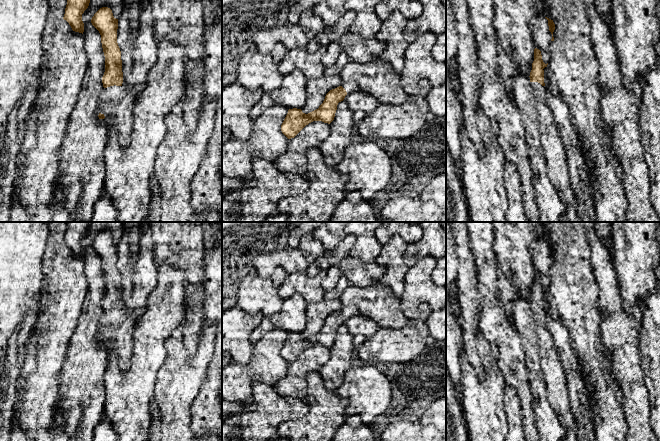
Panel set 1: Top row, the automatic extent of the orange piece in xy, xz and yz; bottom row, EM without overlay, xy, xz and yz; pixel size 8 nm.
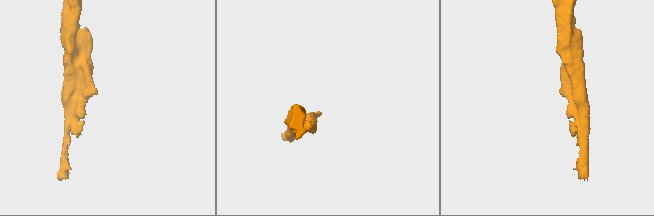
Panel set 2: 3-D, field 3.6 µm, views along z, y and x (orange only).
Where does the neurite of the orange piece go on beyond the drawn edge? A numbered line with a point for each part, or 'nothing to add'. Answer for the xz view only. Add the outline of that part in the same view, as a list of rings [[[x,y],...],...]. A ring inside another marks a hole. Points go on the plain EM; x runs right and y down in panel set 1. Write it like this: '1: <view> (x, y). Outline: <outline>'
1: xz (350, 311). Outline: [[[343,306],[341,309],[347,316],[347,319],[359,314],[359,310],[354,306]]]

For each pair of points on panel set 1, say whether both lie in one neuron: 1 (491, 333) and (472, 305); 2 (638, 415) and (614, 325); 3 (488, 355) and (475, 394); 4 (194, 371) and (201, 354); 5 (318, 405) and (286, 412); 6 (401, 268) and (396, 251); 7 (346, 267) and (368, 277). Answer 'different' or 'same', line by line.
1: different
2: same
3: same
4: same
5: different
6: same
7: same

